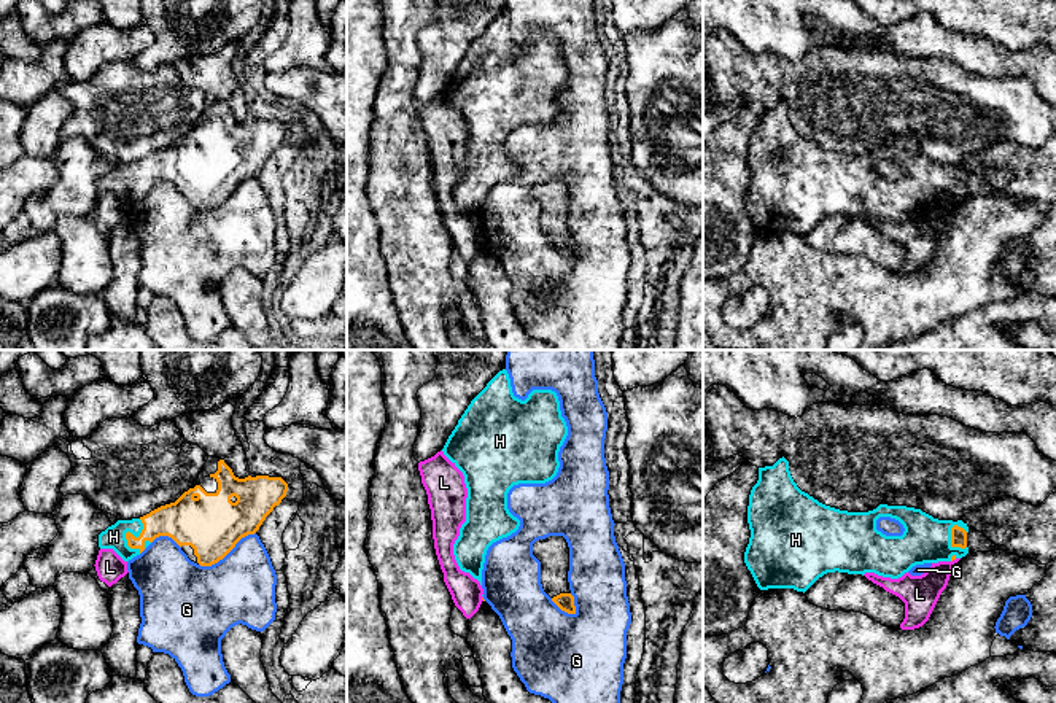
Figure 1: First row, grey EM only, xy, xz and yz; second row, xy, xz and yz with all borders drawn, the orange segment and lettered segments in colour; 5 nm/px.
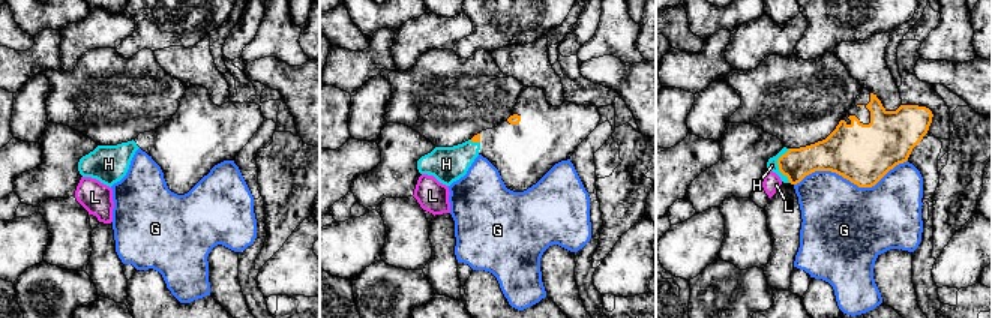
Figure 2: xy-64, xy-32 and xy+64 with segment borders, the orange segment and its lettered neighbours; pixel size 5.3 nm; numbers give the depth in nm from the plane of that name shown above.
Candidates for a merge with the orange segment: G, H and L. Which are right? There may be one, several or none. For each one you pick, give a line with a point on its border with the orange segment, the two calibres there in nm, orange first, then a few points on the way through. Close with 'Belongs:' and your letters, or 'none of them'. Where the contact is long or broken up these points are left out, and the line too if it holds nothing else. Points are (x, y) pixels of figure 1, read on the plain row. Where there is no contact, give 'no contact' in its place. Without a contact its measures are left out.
H: contact xy (128, 175); calibres 180 and 110 nm; way xy (175, 164), (128, 175), (113, 180)
Belongs: H

